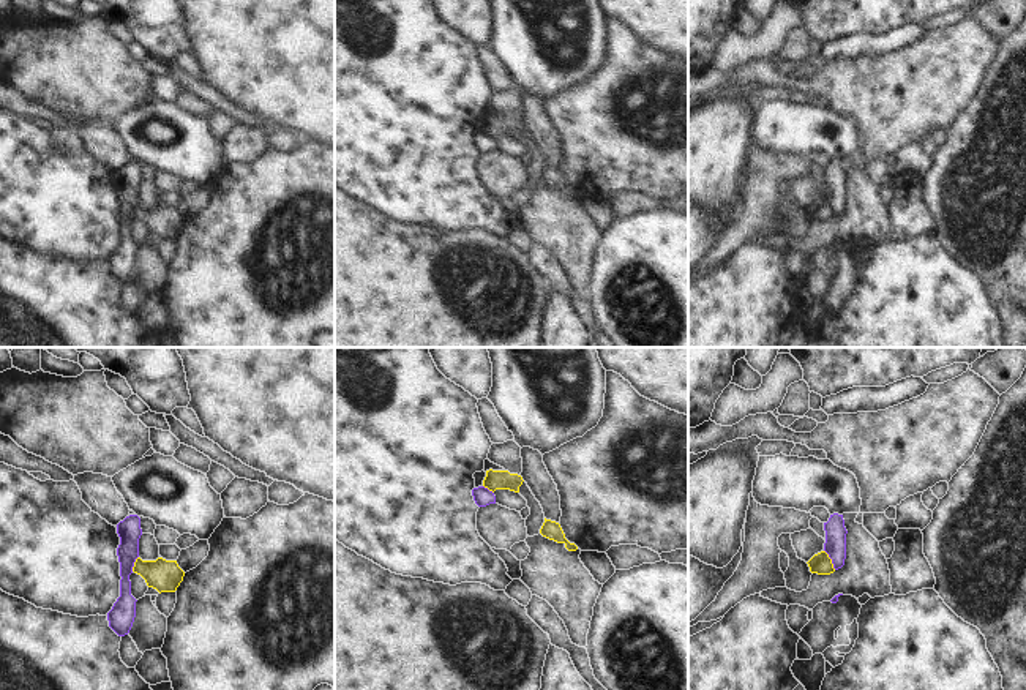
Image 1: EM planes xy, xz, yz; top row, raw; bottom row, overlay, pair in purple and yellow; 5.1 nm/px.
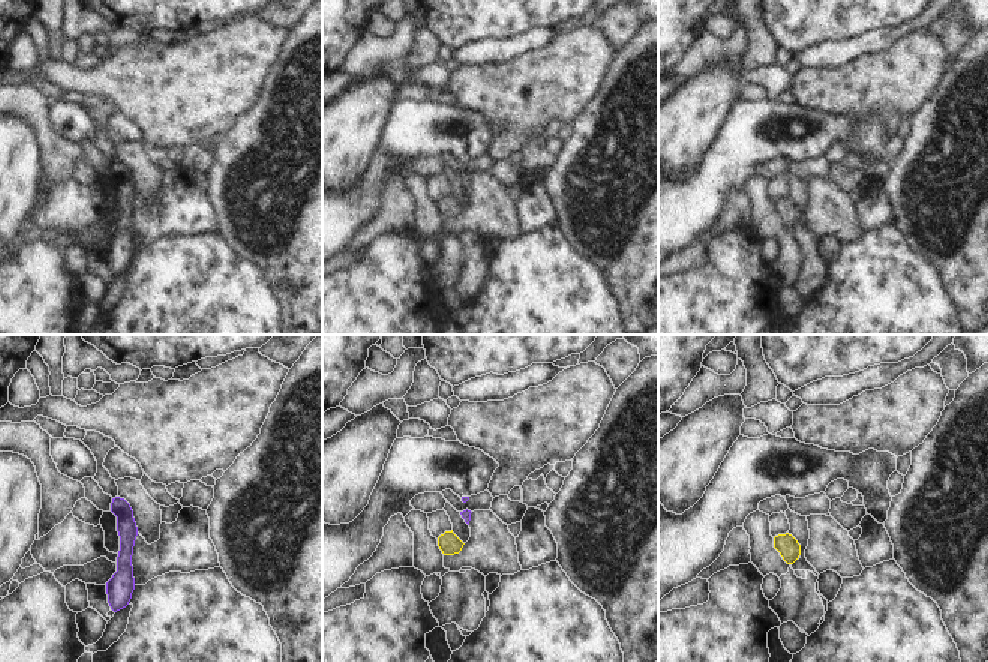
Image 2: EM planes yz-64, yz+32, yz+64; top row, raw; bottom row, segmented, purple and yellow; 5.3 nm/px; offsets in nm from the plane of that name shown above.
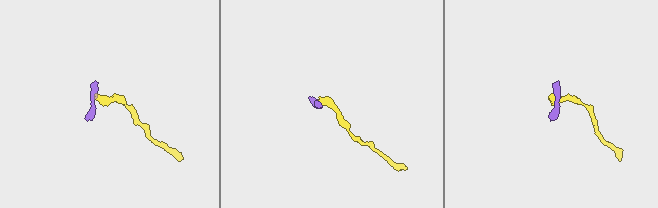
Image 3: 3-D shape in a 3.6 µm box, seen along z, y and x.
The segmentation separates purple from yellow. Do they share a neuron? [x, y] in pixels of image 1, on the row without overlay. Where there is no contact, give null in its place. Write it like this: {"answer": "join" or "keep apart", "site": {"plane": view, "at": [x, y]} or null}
{"answer": "keep apart", "site": {"plane": "yz", "at": [831, 204]}}

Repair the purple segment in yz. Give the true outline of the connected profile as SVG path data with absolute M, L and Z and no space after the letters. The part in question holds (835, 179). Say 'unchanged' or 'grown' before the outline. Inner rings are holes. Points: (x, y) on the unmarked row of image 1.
grown; M759 103L753 144L761 152L807 159L813 153L826 153L830 164L824 169L824 197L835 216L844 212L848 177L843 161L859 159L862 152L860 134L852 118L814 103Z

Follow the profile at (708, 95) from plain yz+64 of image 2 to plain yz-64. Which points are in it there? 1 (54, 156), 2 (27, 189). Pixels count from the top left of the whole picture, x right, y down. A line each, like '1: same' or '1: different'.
1: different
2: same

